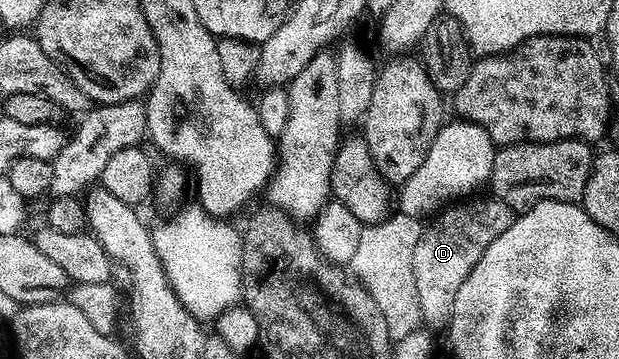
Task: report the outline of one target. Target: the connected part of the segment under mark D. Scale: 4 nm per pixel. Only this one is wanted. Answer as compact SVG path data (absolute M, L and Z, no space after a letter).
M473 195L468 199L458 200L456 203L442 208L428 222L430 225L426 224L422 228L421 237L413 249L412 264L419 311L422 322L430 330L444 330L448 326L449 320L453 317L455 295L459 295L459 287L463 287L463 283L471 275L471 271L475 271L475 263L479 263L479 259L483 259L483 251L487 251L487 247L491 247L491 243L495 243L495 239L499 239L499 235L503 235L503 231L507 231L507 227L511 227L513 222L515 210L507 207L507 203L503 203L499 198L492 195L477 196L481 195Z

